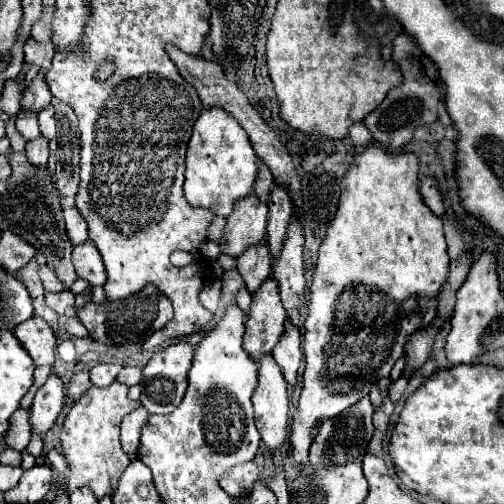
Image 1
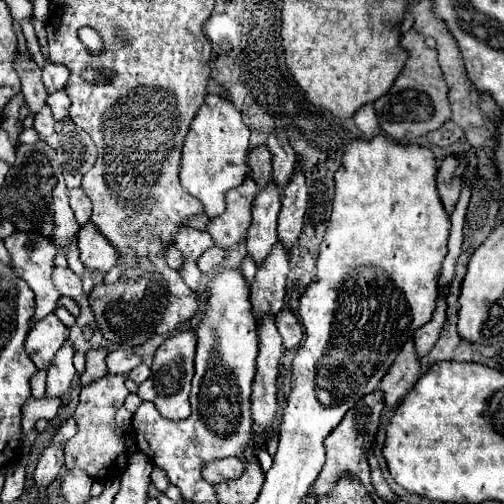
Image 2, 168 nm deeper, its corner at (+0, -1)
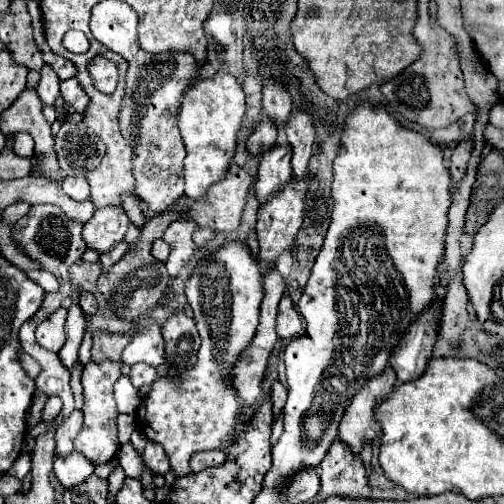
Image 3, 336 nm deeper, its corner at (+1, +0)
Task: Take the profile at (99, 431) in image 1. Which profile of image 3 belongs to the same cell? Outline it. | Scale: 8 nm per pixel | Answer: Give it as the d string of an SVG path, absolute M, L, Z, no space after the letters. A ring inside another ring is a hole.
M104 361L104 363L88 363L82 371L82 387L84 387L84 427L74 439L74 451L82 453L90 463L104 465L116 457L118 445L118 429L116 429L116 401L114 401L114 383L120 379L120 363Z

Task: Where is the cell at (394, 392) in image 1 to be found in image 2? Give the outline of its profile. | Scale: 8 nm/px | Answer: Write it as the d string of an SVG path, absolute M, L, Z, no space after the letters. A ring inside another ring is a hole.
M441 294L437 298L437 308L433 312L433 318L419 332L415 332L415 346L417 346L419 358L423 358L431 350L431 346L437 342L445 322L445 310L447 310L447 302L445 302L445 294Z

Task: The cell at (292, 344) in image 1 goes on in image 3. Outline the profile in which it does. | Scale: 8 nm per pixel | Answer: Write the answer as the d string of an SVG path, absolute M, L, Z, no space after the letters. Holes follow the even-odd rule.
M288 295L282 297L280 305L278 305L278 325L276 325L276 333L282 341L290 341L290 339L296 339L298 335L302 335L304 325L302 325L302 319L300 315L296 313L292 301Z

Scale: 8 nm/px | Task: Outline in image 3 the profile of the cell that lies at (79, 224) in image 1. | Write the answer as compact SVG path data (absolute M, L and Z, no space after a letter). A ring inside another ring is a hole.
M66 177L62 181L62 189L66 195L70 195L70 199L78 203L84 203L86 199L90 199L90 187L84 177Z

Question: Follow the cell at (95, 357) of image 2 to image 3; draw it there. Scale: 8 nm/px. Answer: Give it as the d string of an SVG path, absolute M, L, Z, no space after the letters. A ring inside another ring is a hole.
M96 331L94 333L94 343L92 343L92 361L94 363L102 363L106 359L120 361L120 355L122 355L124 347L130 343L130 337L132 337L132 331L124 333L124 335Z

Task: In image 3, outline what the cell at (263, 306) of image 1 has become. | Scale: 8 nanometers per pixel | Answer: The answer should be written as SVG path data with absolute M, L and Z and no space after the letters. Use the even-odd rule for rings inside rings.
M310 179L304 181L290 181L284 185L284 189L280 193L276 193L274 197L268 199L268 203L264 207L258 209L258 223L256 223L256 235L258 235L258 243L260 243L260 255L258 255L258 265L260 271L266 273L268 269L272 269L276 265L276 259L284 253L284 251L292 251L296 233L302 225L302 209L304 209L304 195L308 189Z

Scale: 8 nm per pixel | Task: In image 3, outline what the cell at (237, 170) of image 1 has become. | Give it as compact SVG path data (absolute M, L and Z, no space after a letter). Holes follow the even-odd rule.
M218 71L214 77L198 81L182 97L178 129L186 147L186 159L182 165L182 173L186 181L184 193L190 199L194 201L204 199L208 187L218 183L222 177L226 177L226 171L230 169L230 161L234 159L236 139L242 127L244 109L246 105L244 105L242 87L236 81L236 77L230 75L228 71Z

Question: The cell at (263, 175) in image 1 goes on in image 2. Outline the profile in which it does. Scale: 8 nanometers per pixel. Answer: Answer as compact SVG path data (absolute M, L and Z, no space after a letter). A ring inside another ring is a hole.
M265 144L249 150L247 162L251 166L251 176L259 186L267 186L271 182L271 152Z

